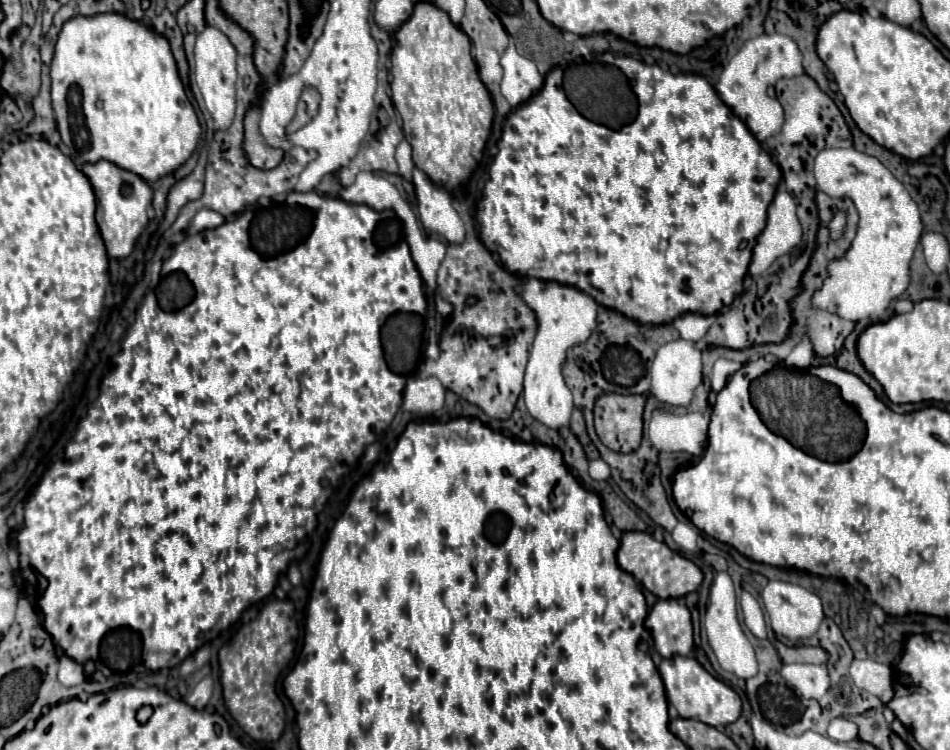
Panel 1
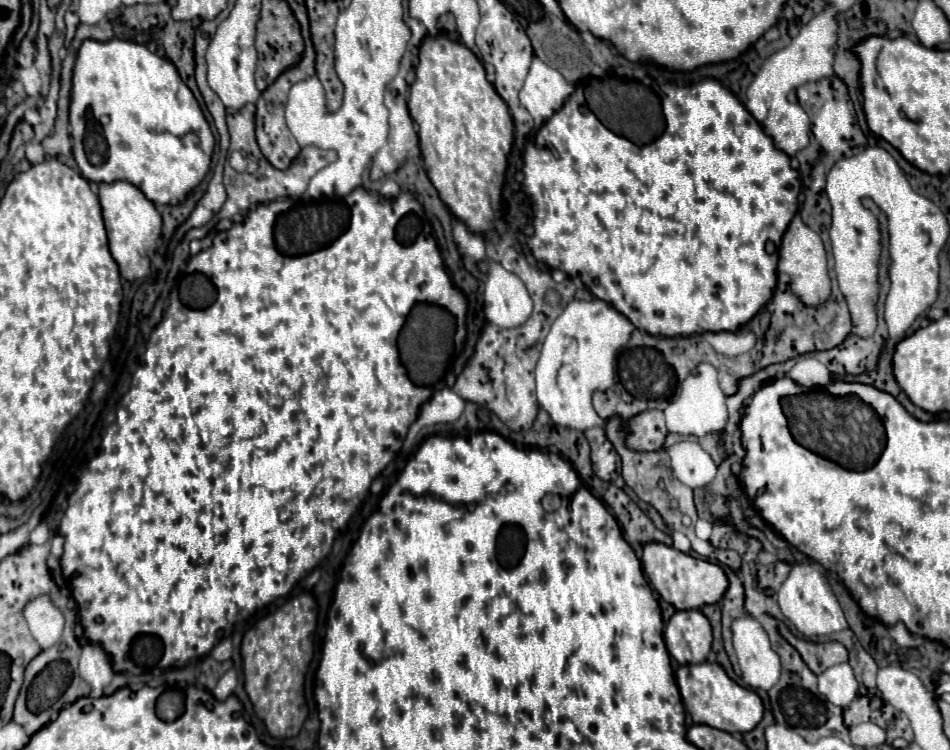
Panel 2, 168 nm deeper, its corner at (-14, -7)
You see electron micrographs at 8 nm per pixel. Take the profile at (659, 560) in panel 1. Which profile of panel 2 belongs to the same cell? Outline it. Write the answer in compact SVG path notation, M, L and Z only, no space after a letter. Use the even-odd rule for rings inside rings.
M652 542L652 544L644 546L642 568L644 568L650 584L656 588L656 592L666 602L670 602L676 610L692 610L692 608L700 608L704 604L714 604L722 598L722 594L728 588L726 574L718 564L688 556L688 554L678 552L676 548L660 544L660 542Z

